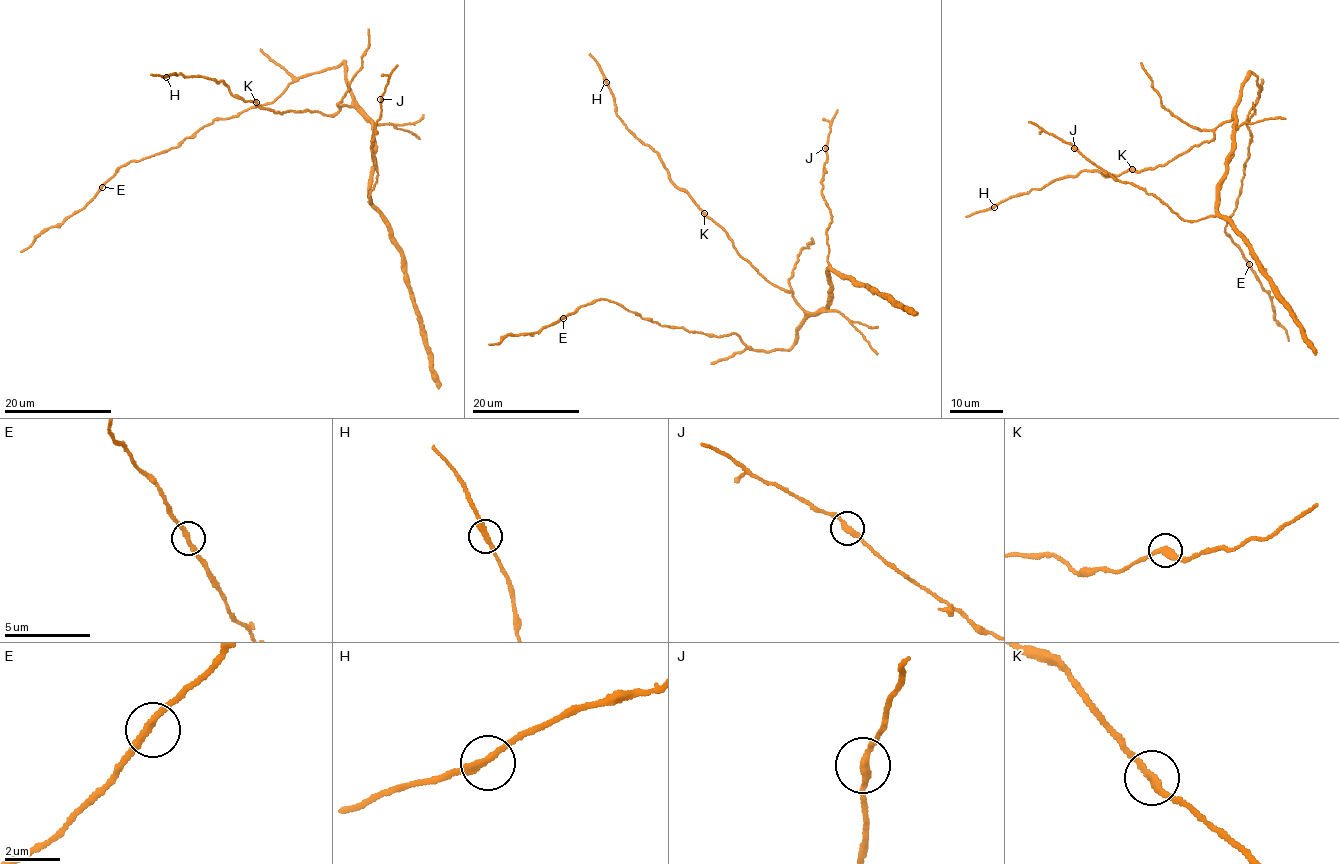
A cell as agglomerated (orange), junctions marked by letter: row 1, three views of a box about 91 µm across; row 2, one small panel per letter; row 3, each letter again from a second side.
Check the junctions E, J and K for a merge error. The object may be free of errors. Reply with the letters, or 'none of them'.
none of them

